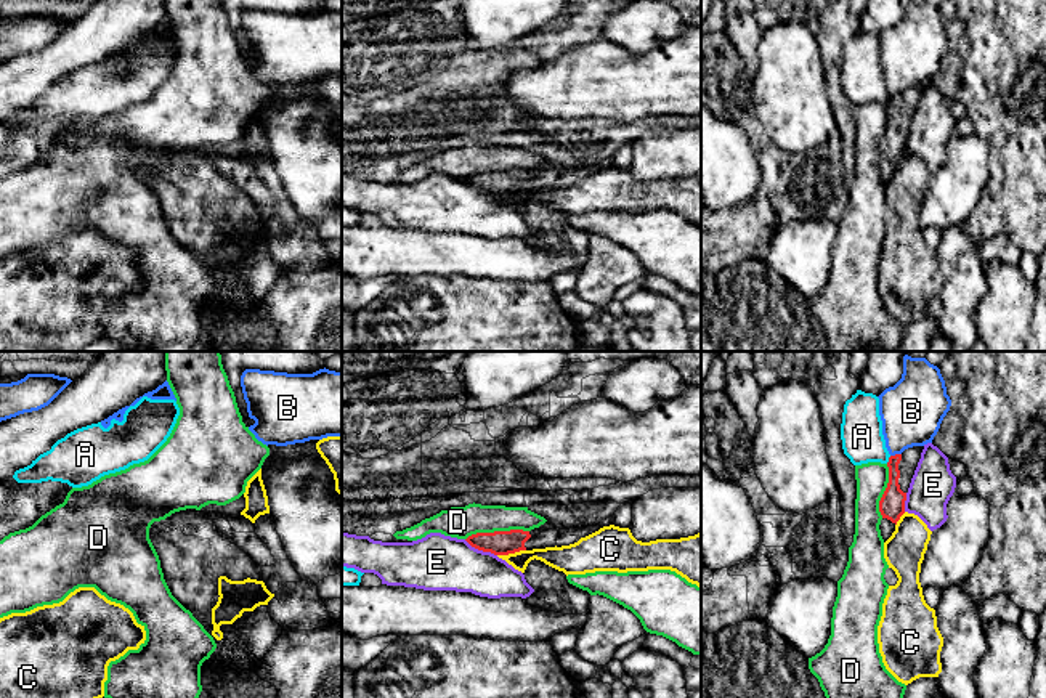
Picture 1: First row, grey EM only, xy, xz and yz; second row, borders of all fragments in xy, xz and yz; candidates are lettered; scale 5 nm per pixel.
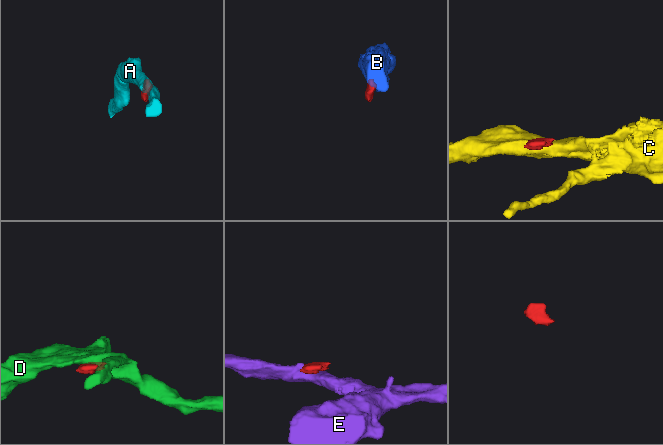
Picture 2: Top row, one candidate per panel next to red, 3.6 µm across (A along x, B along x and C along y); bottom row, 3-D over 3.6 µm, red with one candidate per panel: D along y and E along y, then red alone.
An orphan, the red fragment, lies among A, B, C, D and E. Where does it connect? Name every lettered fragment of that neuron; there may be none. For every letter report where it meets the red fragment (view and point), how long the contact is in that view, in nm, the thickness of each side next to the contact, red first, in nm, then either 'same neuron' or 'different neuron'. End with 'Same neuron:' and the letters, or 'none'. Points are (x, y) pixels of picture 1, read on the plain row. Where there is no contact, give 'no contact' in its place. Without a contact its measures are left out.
A: contact yz (889, 100); length 50 nm; calibres 130 and 220 nm; different neuron
B: contact yz (895, 95); length 60 nm; calibres 130 and 320 nm; different neuron
C: contact xz (510, 193); length 150 nm; calibres 130 and 110 nm; different neuron
D: contact xz (496, 172); length 320 nm; calibres 130 and 160 nm; different neuron
E: contact xz (480, 190); length 190 nm; calibres 130 and 280 nm; different neuron
Same neuron: none

